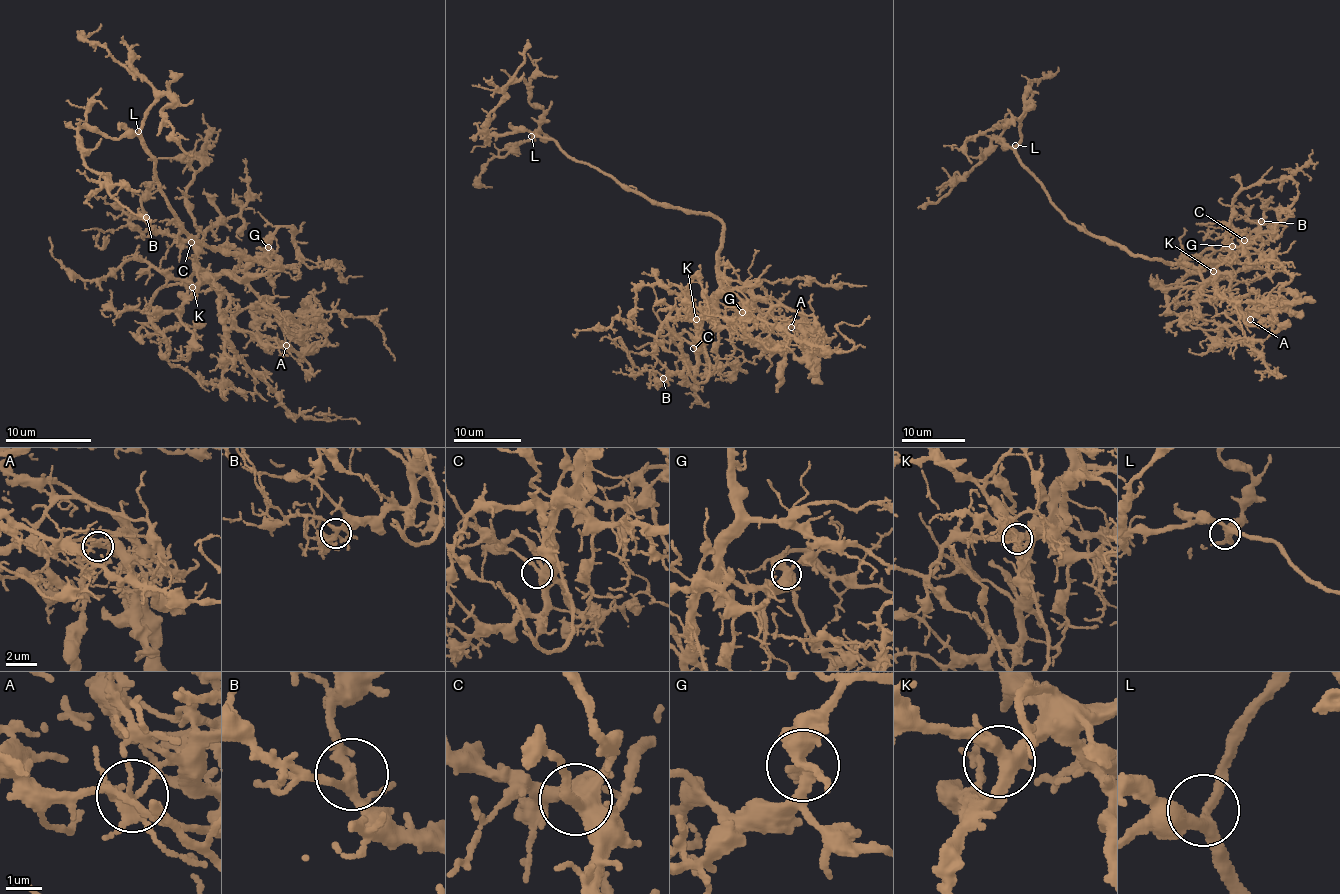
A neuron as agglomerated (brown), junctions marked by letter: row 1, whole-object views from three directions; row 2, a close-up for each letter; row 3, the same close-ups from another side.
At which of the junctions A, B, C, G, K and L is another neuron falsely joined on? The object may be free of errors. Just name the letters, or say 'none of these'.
none of these

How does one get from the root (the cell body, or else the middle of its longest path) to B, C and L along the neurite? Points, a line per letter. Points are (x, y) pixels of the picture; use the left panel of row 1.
B: (267, 264), (281, 270), (239, 282), (210, 274), (198, 268), (192, 241), (162, 234), (146, 217)
C: (267, 264), (281, 270), (247, 275), (239, 282), (227, 274), (210, 274), (199, 269), (191, 242)
L: (267, 264), (245, 261), (241, 255), (223, 255), (200, 242), (191, 240), (160, 187), (156, 162), (138, 131)

